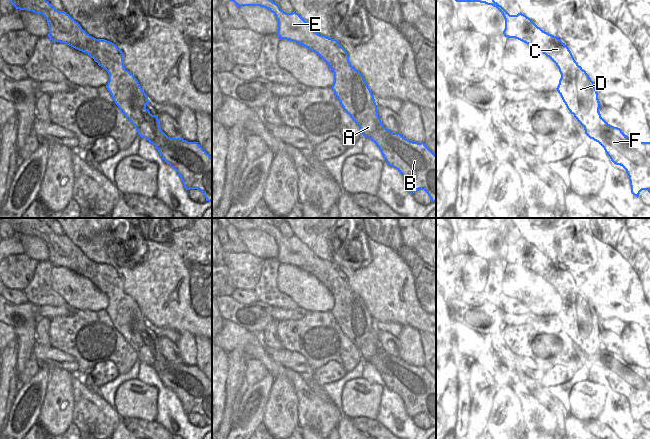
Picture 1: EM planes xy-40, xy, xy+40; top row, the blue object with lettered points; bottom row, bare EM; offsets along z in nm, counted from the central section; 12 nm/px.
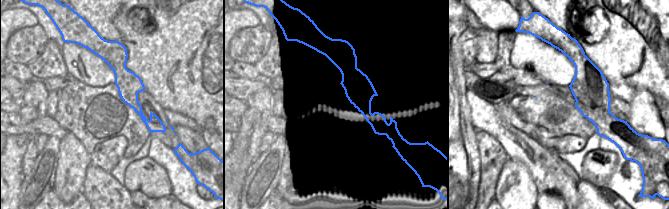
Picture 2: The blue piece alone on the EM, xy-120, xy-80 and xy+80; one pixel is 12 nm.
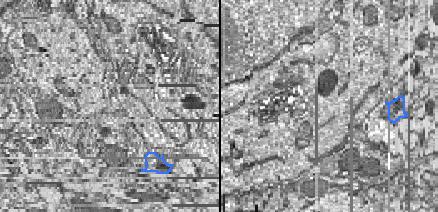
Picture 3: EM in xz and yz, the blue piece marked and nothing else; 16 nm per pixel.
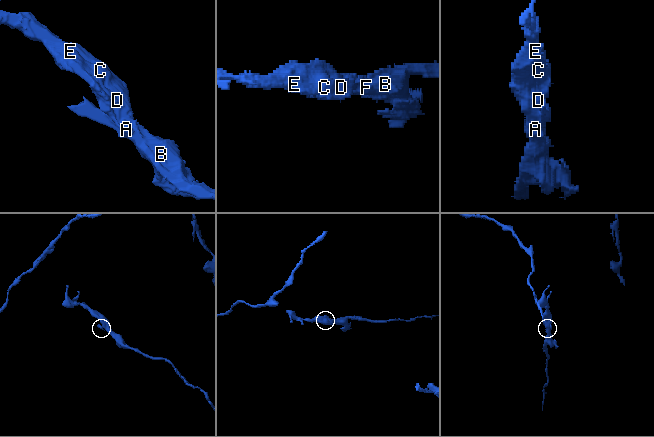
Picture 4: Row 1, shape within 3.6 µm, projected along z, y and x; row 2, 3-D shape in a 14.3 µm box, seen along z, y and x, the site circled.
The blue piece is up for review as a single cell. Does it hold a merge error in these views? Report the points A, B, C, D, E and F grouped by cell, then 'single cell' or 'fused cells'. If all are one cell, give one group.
groups A C D E F / B; fused cells

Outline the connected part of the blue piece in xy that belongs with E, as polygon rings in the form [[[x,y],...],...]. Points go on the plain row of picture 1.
[[[226,218],[239,232],[260,230],[270,234],[278,245],[279,263],[296,266],[317,277],[334,297],[331,313],[341,330],[359,350],[364,361],[371,362],[377,353],[374,320],[363,299],[349,286],[347,275],[336,263],[318,258],[298,237],[286,237],[265,218]]]

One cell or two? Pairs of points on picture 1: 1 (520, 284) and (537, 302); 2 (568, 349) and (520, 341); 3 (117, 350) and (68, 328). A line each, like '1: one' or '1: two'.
1: one
2: one
3: one

